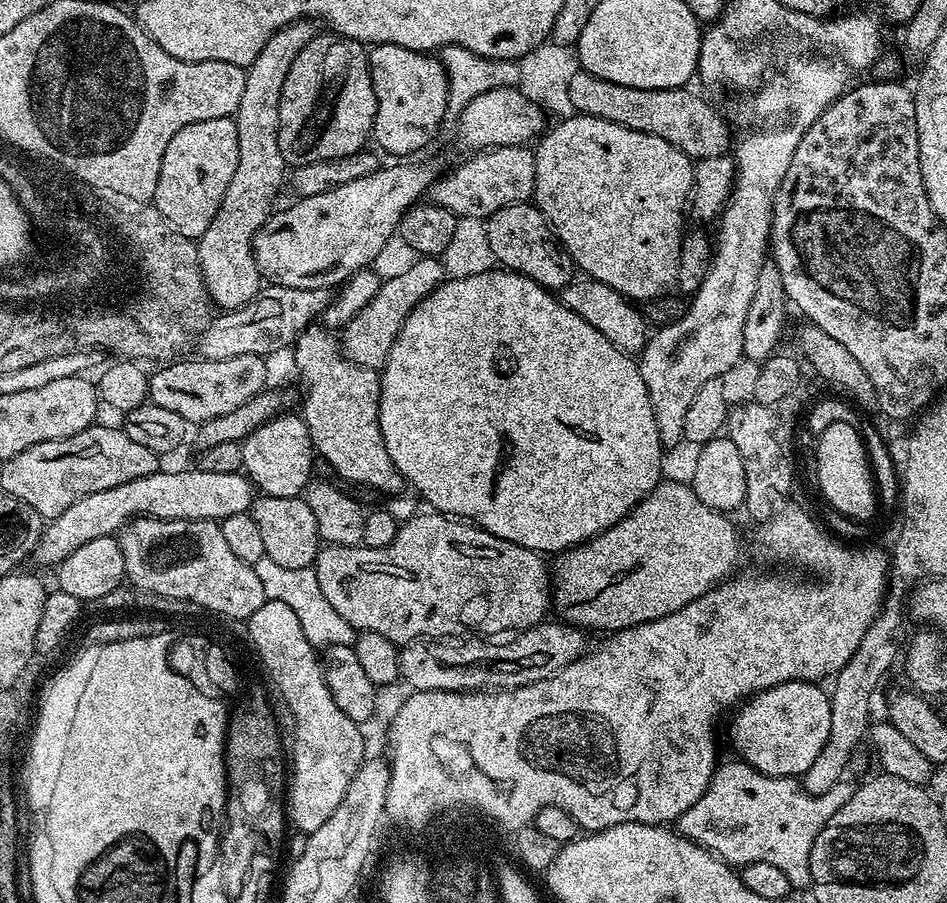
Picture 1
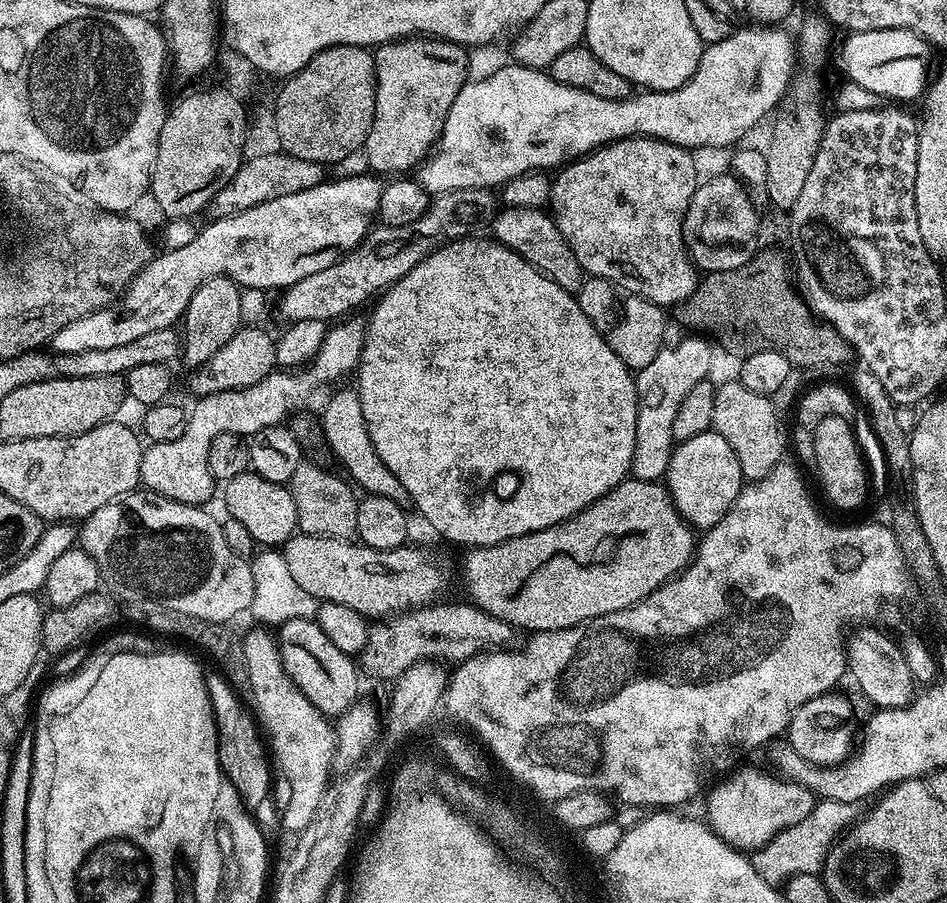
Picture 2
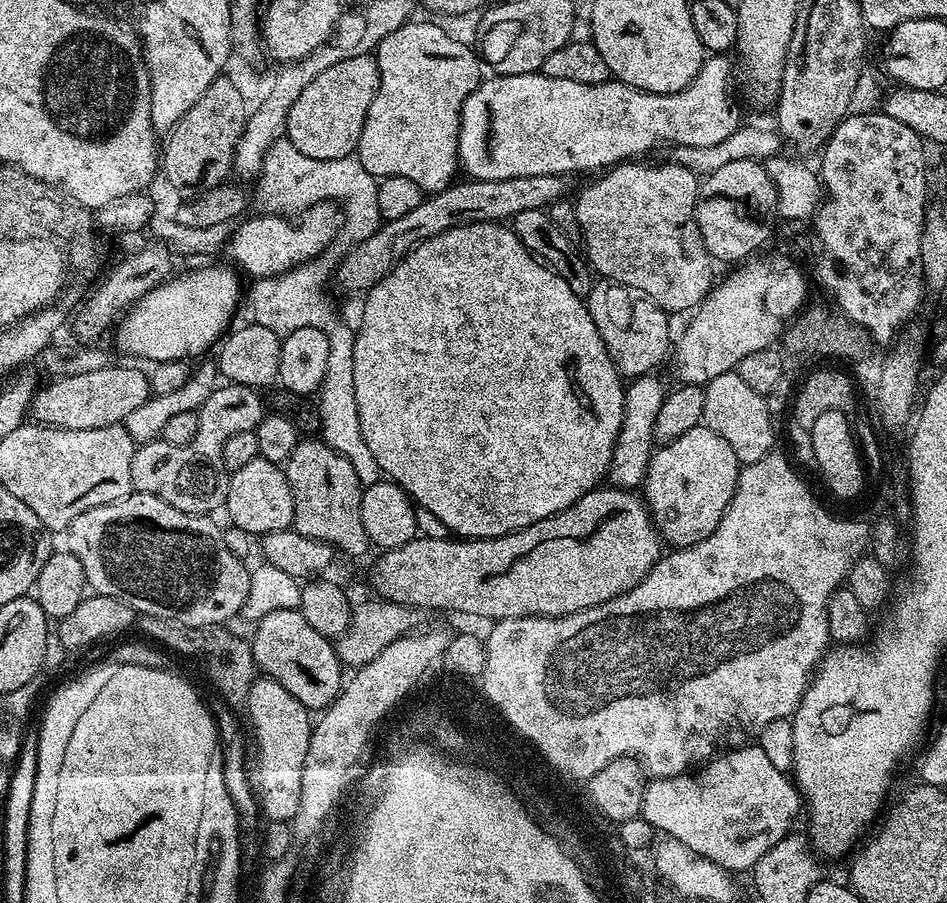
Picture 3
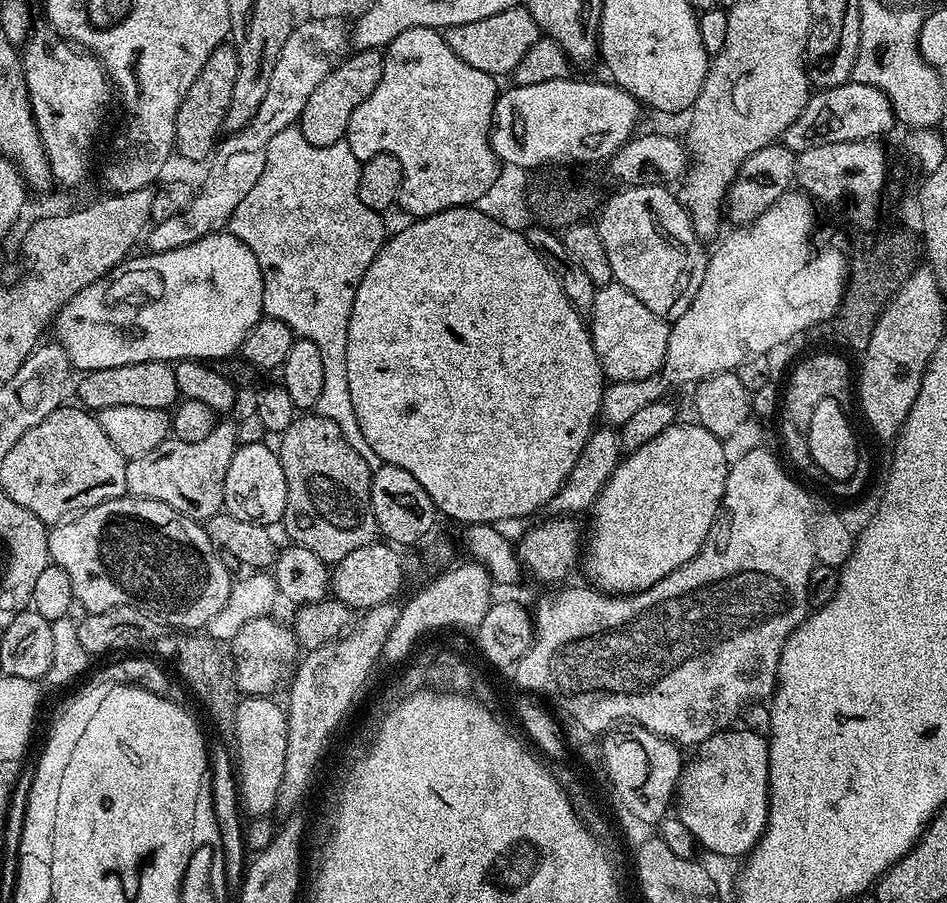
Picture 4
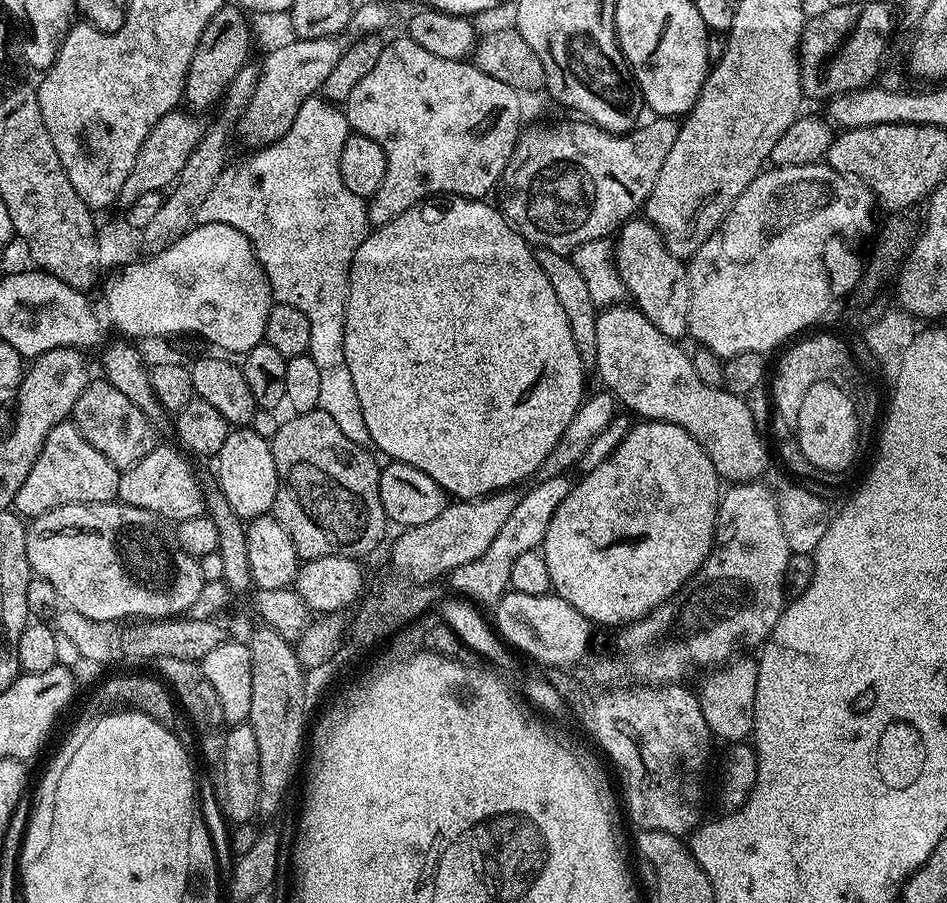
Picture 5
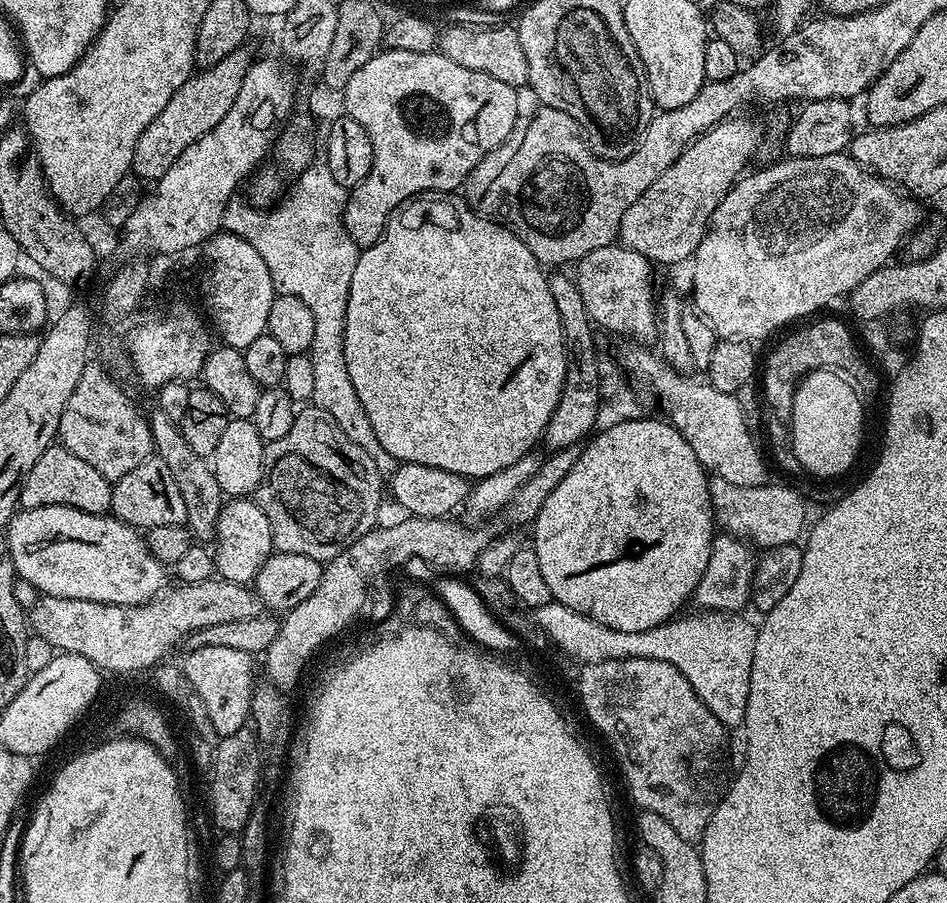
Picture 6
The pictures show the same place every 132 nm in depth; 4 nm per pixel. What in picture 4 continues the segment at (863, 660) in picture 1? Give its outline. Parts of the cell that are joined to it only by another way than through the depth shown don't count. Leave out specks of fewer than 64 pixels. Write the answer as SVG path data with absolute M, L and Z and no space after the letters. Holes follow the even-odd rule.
M731 728L724 729L721 732L716 732L706 739L700 745L695 747L694 756L690 762L685 763L685 766L681 769L679 782L677 784L676 794L674 797L674 812L678 816L679 820L688 830L690 830L693 839L700 845L705 851L718 853L724 856L734 856L737 858L747 855L752 850L757 841L760 840L761 835L764 833L765 827L768 824L769 804L768 804L768 786L769 786L769 750L768 739L763 733L750 731L745 728Z

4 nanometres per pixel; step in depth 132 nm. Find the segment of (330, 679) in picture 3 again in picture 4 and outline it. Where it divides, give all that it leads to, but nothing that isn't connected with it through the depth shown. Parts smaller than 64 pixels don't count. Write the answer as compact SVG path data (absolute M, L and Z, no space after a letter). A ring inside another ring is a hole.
M271 615L259 616L253 618L250 622L246 622L246 626L242 626L242 630L238 630L238 634L234 634L234 638L230 641L230 655L234 665L234 679L237 689L246 696L272 696L275 688L280 683L287 681L291 677L297 663L298 657L301 655L302 649L296 642L295 631L291 627L288 628L278 621L272 620Z

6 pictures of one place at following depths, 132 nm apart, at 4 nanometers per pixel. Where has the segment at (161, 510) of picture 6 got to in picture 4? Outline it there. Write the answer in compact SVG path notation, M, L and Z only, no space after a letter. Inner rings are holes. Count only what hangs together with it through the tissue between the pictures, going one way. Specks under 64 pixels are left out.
M221 419L202 438L202 442L182 442L169 438L150 454L134 456L126 466L127 495L141 496L154 502L166 502L175 512L189 516L192 520L207 521L224 506L226 470L230 470L230 458L234 458L238 447L236 424Z

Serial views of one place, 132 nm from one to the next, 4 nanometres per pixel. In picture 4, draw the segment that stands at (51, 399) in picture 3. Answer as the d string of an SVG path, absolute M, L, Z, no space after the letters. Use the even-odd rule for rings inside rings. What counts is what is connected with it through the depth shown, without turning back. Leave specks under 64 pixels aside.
M167 360L134 362L130 366L118 366L110 370L94 370L83 373L80 379L79 403L85 409L99 414L106 406L142 406L146 410L168 410L177 403L180 391L175 367Z

